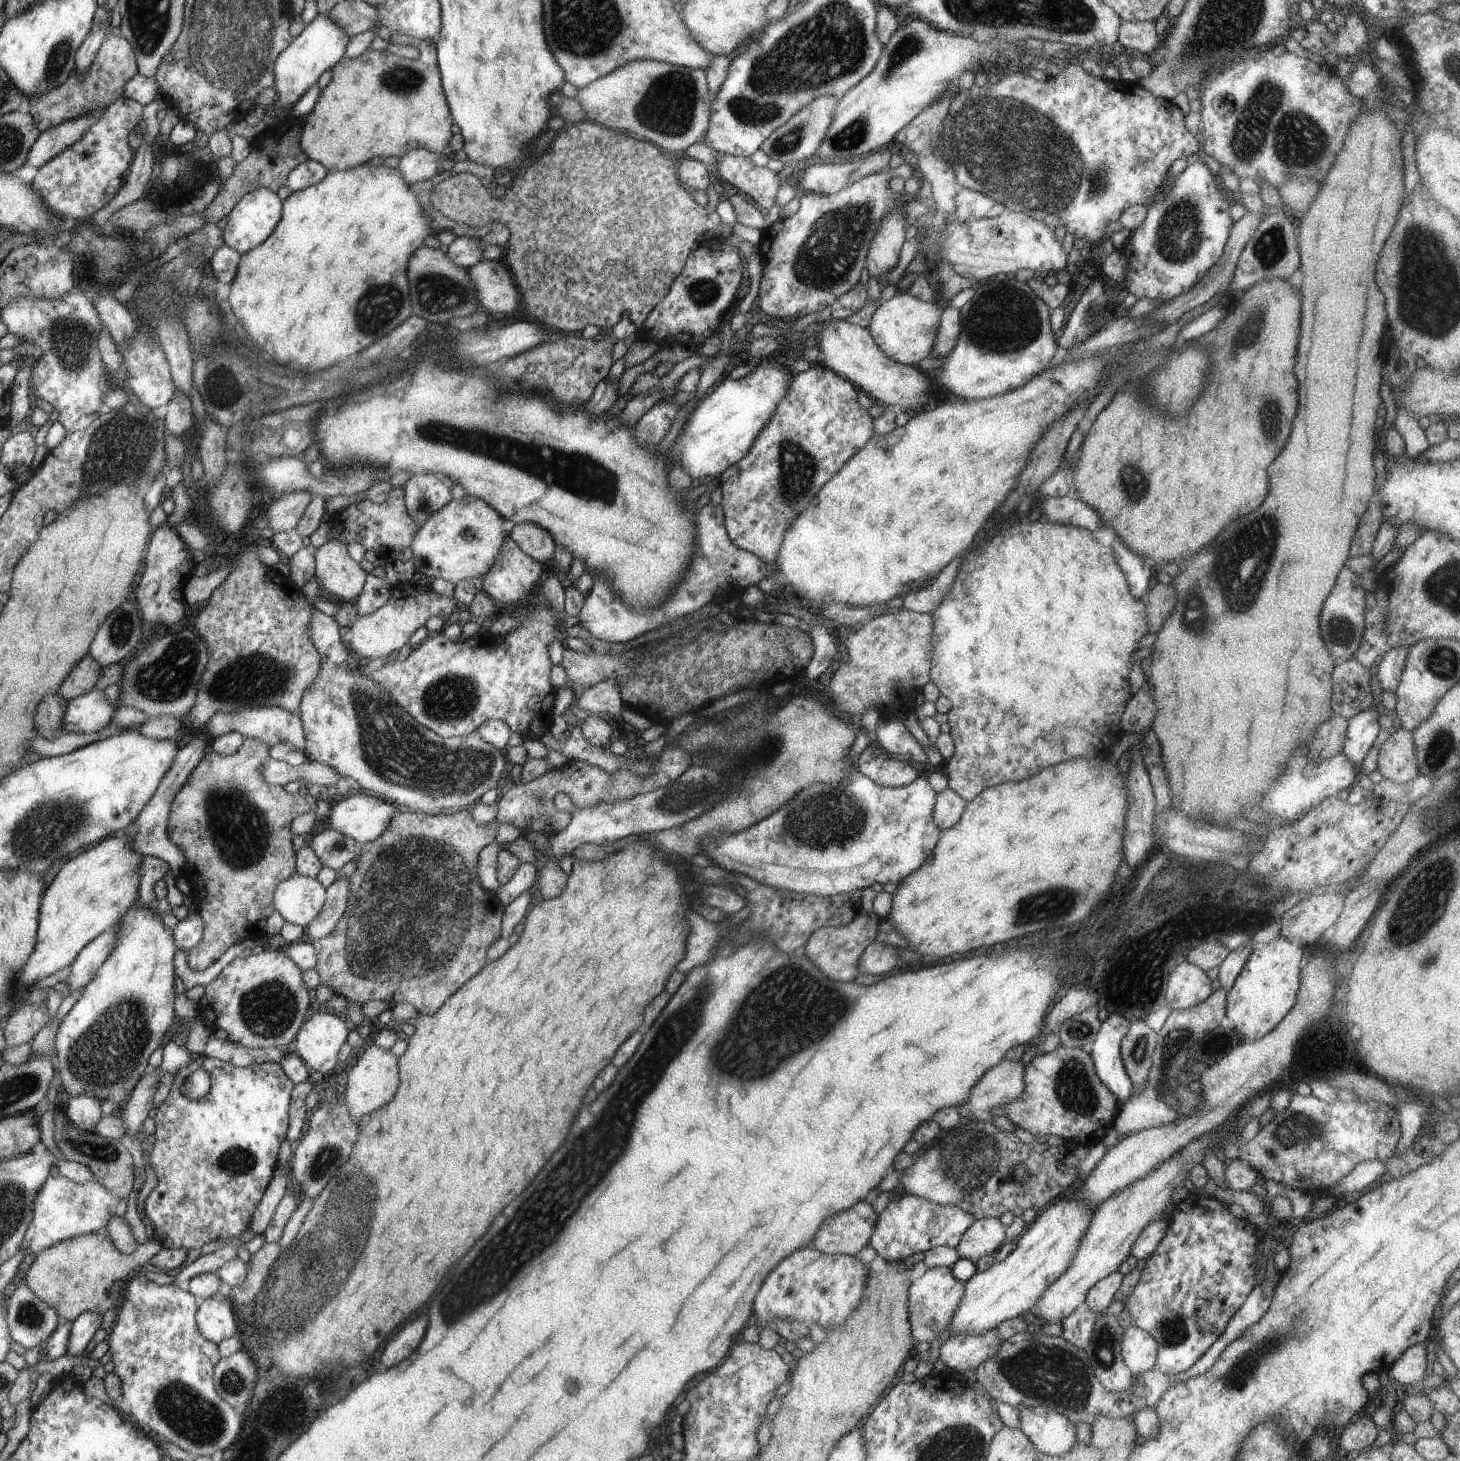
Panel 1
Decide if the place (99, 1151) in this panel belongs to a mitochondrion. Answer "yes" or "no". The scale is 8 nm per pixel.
yes

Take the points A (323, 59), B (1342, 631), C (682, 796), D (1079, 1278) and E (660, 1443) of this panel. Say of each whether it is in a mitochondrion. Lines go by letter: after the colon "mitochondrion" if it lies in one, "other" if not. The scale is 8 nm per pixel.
A: other
B: mitochondrion
C: mitochondrion
D: other
E: mitochondrion

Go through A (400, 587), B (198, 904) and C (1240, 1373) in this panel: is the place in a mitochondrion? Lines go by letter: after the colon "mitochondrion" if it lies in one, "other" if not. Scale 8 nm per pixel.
A: other
B: other
C: mitochondrion

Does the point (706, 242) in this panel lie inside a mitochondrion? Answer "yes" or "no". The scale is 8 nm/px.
no

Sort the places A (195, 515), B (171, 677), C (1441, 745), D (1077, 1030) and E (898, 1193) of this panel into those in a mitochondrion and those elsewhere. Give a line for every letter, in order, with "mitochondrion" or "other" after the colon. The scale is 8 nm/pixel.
A: other
B: mitochondrion
C: mitochondrion
D: mitochondrion
E: other

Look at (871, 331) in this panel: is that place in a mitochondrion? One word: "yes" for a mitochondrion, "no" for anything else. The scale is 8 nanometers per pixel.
no

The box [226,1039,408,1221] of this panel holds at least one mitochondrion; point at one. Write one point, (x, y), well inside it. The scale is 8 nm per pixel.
(323, 1165)

